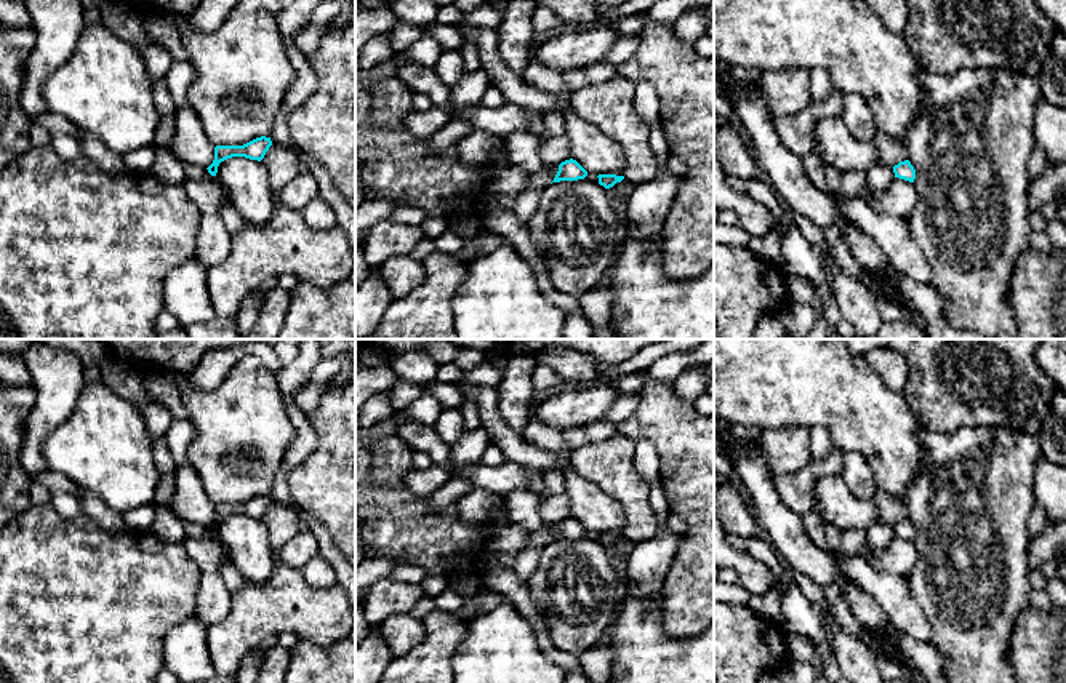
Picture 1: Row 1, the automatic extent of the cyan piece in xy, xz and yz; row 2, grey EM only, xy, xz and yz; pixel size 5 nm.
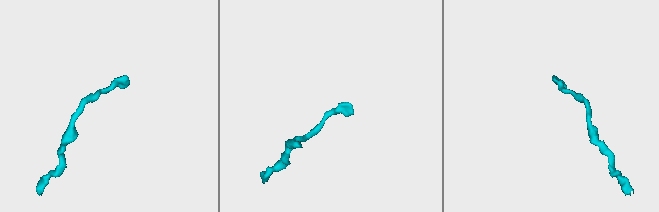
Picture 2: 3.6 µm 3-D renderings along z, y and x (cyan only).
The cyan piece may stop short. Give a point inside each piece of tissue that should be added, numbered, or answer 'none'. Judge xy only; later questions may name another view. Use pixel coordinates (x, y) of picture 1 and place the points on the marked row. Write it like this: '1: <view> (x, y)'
none

